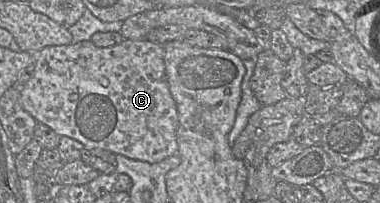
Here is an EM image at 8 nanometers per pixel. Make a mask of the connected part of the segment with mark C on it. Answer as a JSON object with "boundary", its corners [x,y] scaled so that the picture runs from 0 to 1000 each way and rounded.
{"boundary":[[[326,192],[295,232],[258,232],[239,197],[182,222],[126,227],[92,266],[87,374],[53,453],[55,512],[97,606],[113,606],[155,670],[350,788],[416,803],[468,744],[468,547],[447,458],[426,217],[389,192]]]}

